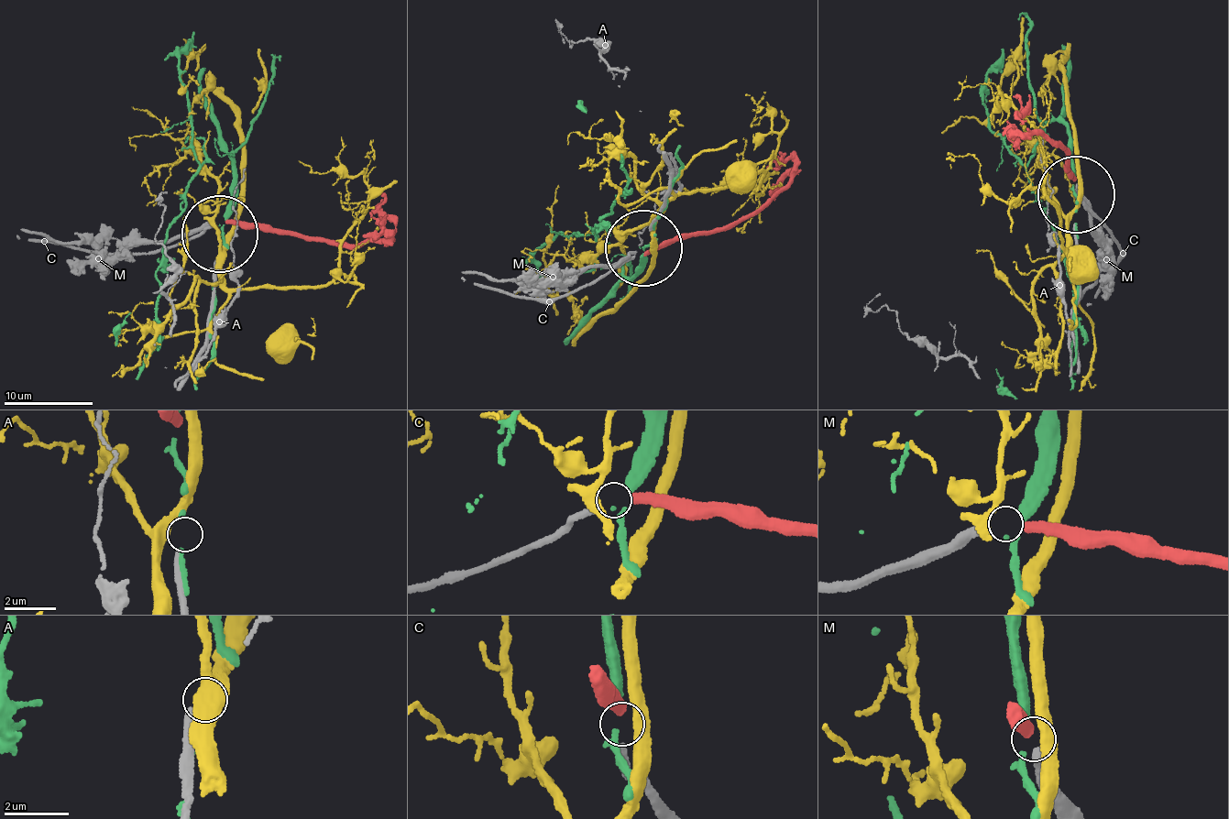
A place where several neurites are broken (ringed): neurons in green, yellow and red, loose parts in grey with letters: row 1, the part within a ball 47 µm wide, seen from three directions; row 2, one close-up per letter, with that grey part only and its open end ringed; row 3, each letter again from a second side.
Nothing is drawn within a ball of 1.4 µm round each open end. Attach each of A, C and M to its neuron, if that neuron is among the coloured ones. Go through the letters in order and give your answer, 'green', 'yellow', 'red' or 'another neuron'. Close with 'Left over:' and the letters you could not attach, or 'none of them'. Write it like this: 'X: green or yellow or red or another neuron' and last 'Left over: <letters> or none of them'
A: another neuron
C: green
M: red
Left over: A

